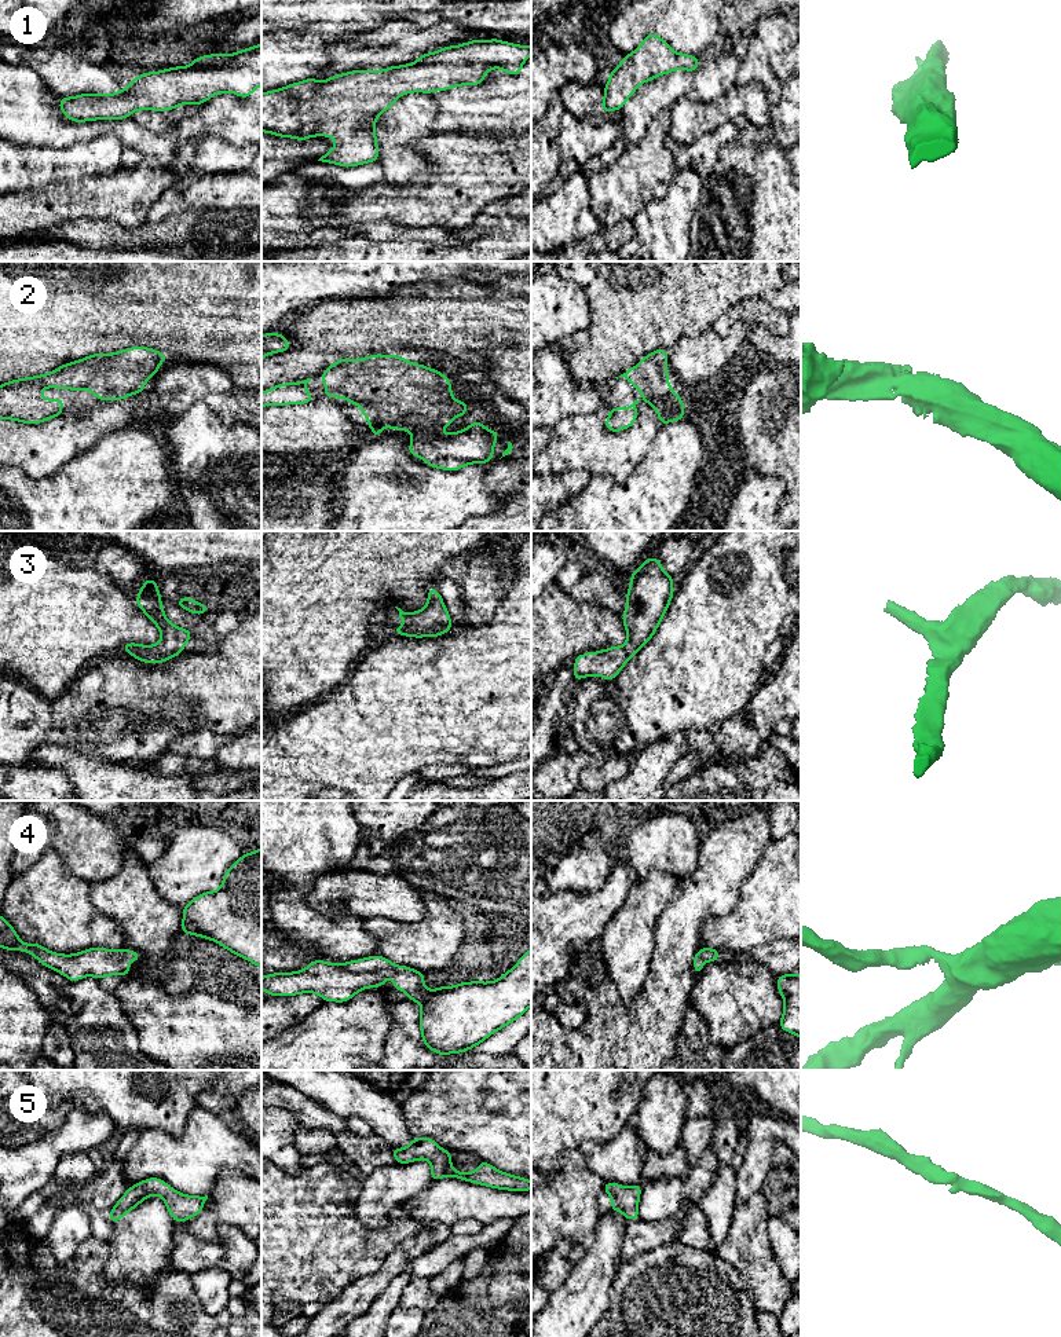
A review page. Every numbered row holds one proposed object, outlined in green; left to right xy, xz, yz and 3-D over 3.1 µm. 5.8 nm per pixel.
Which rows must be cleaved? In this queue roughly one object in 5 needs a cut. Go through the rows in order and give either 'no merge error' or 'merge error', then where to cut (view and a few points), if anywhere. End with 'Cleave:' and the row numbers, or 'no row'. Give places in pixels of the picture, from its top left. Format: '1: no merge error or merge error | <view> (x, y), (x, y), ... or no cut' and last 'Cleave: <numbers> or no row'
1: no merge error | no cut
2: no merge error | no cut
3: no merge error | no cut
4: no merge error | no cut
5: no merge error | no cut
Cleave: no row

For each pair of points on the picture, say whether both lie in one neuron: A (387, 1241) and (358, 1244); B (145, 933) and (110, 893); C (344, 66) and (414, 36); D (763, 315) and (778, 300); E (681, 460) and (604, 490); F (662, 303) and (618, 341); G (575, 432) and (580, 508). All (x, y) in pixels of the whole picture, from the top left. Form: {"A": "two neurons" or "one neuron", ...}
{"A": "one neuron", "B": "one neuron", "C": "one neuron", "D": "two neurons", "E": "one neuron", "F": "one neuron", "G": "two neurons"}

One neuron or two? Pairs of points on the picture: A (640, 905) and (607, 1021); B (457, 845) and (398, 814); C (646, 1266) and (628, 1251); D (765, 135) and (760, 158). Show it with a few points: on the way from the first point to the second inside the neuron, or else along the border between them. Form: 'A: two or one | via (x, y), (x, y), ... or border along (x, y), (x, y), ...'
A: two | border along (608, 977), (625, 1003), (633, 1000), (647, 980)
B: two | border along (432, 814), (392, 842)
C: two | border along (666, 1244), (637, 1253), (622, 1263)
D: two | border along (750, 142), (756, 145), (775, 143), (786, 151)

